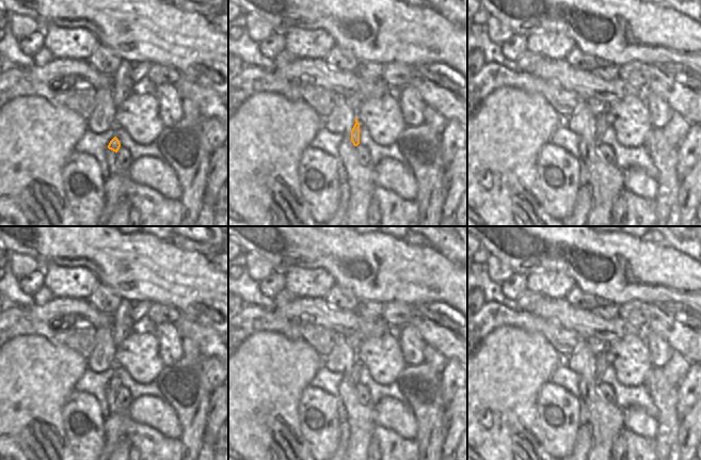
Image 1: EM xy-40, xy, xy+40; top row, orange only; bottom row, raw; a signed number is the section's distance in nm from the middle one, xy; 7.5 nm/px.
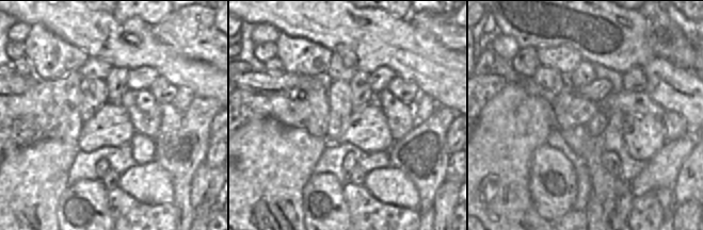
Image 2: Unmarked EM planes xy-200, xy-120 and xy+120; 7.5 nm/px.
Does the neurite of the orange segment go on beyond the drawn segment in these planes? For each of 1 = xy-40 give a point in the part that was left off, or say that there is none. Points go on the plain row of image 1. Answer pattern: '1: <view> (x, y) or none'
1: none

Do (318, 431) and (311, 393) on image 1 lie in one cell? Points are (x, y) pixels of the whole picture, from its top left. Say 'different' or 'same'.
same

